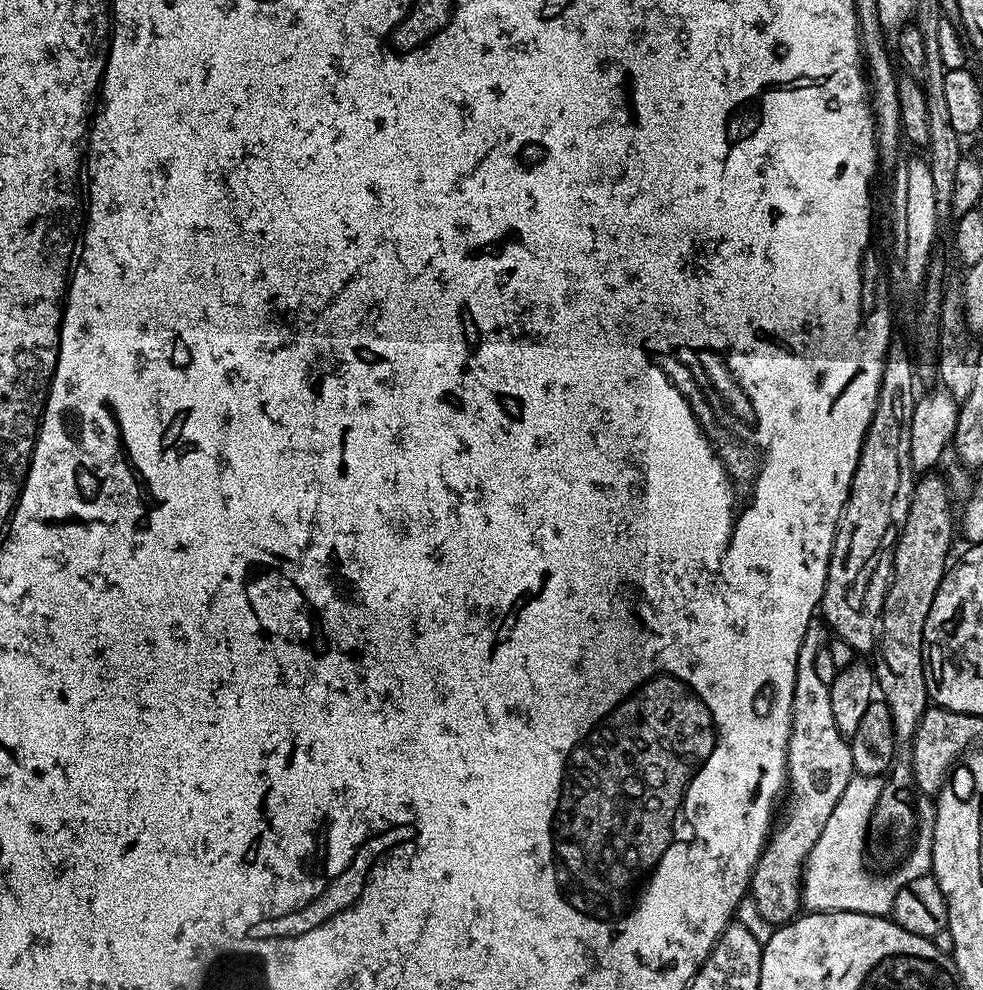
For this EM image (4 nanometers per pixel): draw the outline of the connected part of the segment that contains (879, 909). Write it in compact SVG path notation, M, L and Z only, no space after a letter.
M853 775L846 790L842 790L842 798L838 798L838 806L830 810L826 830L822 830L818 842L814 842L814 848L804 863L802 904L808 912L871 912L873 916L884 916L891 909L903 884L931 873L936 809L933 801L928 798L915 801L915 835L900 864L904 865L889 876L875 876L868 872L864 865L864 839L866 842L870 836L869 824L881 787L881 777Z

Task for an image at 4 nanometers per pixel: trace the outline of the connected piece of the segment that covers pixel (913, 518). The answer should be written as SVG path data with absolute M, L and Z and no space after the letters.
M924 474L915 481L912 489L910 510L906 514L906 522L896 539L896 553L892 559L892 582L884 599L884 609L880 615L878 629L878 647L875 649L874 671L879 695L887 704L894 718L894 734L900 746L911 745L914 734L918 730L918 722L922 714L930 707L928 695L928 678L926 675L926 649L924 647L924 631L926 618L930 614L930 606L934 606L934 594L942 582L944 573L950 567L948 551L952 548L952 528L954 532L954 514L952 518L952 496L948 493L948 484L937 474Z

